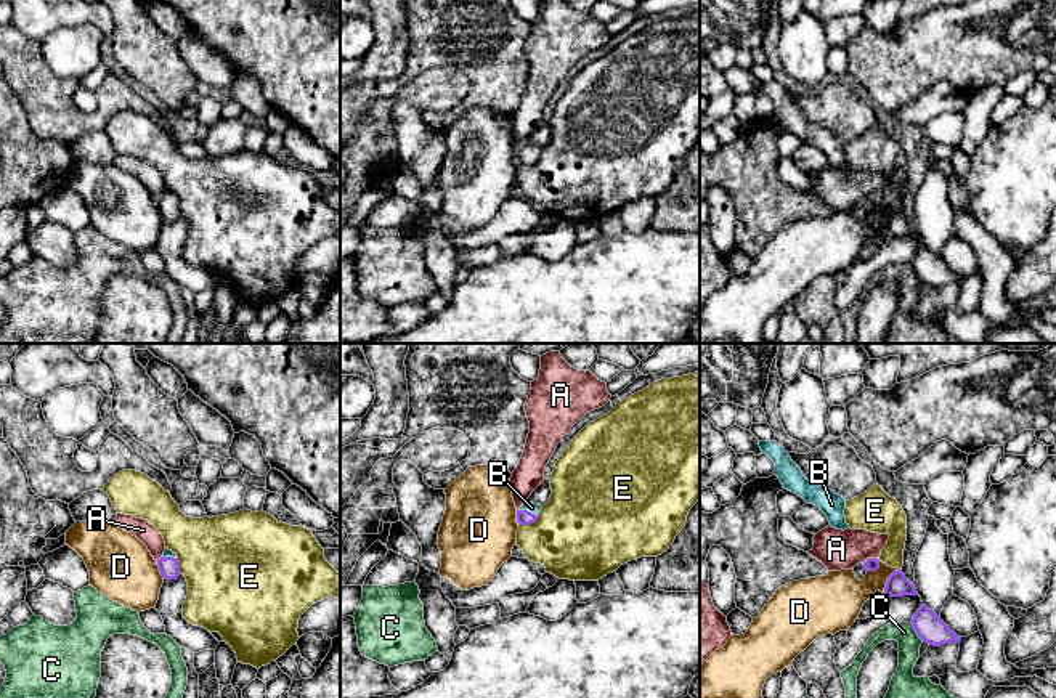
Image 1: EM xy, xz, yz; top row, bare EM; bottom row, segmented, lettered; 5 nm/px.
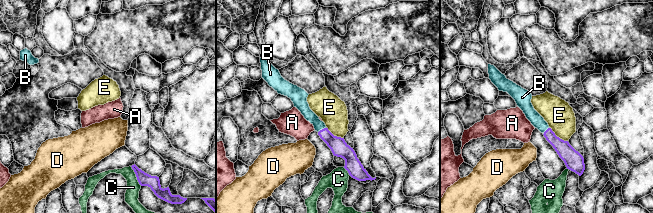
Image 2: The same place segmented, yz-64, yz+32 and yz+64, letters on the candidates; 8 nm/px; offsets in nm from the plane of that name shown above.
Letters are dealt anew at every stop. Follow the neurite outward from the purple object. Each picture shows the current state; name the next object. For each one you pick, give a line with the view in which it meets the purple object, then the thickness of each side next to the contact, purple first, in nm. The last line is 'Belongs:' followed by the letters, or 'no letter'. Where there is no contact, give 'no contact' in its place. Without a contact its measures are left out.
B: contact in xz; calibres 80 and 50 nm
Belongs: B

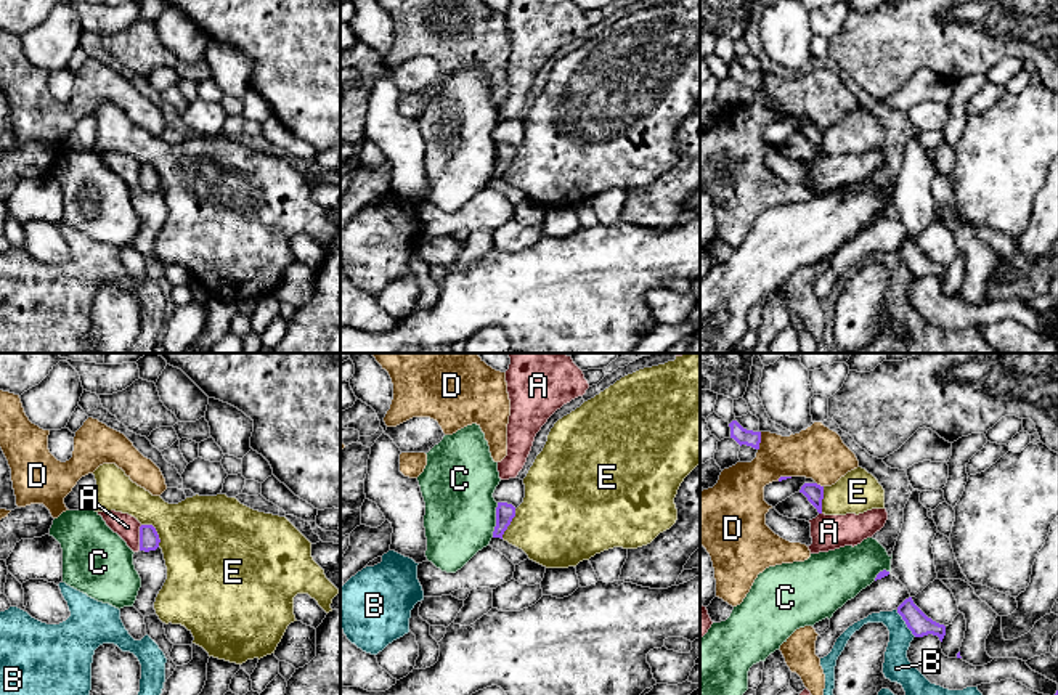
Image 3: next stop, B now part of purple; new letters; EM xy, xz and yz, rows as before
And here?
Belongs: no letter

